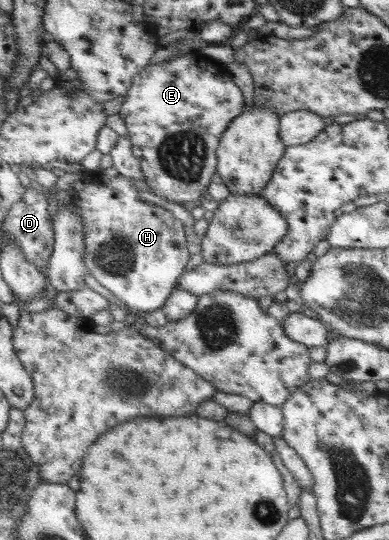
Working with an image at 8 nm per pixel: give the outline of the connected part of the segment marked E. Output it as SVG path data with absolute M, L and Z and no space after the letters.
M179 53L167 62L149 64L136 75L118 115L124 120L132 141L133 155L141 161L146 185L154 195L183 205L209 195L209 185L218 172L220 139L229 124L245 109L241 89L235 85L231 73L202 53Z

